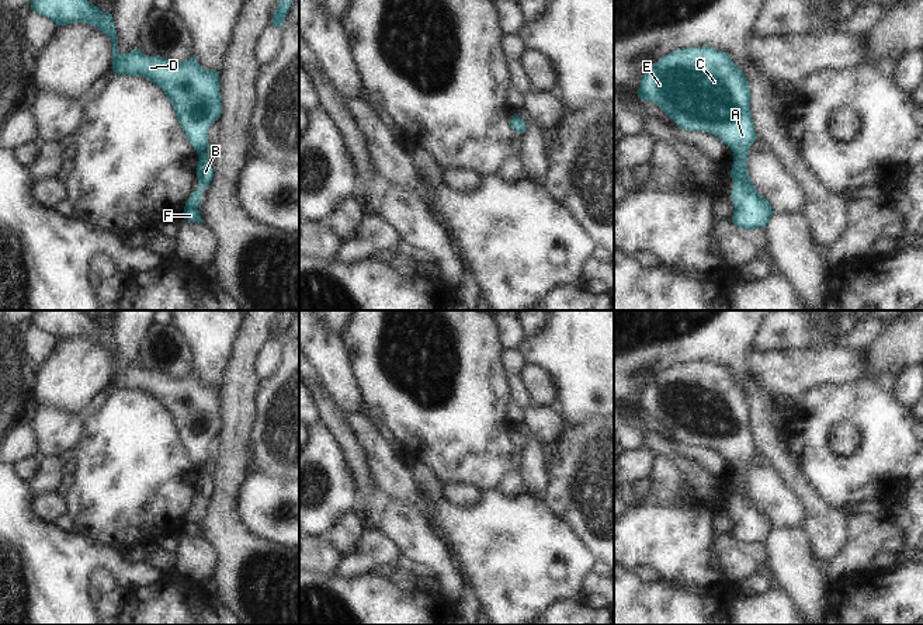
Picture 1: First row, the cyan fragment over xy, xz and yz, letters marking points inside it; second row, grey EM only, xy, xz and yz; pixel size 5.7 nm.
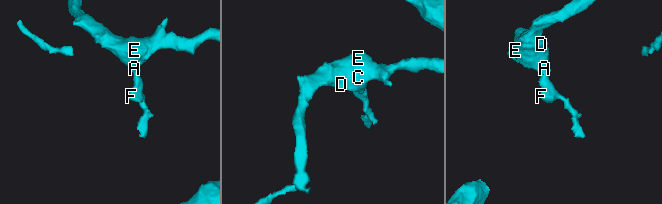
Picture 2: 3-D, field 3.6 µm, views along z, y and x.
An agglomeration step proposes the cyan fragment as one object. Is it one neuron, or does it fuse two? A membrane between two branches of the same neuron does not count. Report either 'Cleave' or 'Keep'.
Keep

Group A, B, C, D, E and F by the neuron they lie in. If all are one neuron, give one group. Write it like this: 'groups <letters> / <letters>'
groups A B C D E F

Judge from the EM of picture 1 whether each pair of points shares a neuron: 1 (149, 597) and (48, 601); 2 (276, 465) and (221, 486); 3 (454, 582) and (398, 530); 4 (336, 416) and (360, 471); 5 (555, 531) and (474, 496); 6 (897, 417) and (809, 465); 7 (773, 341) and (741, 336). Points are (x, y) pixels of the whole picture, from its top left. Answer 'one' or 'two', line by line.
1: two
2: two
3: one
4: one
5: two
6: one
7: two

